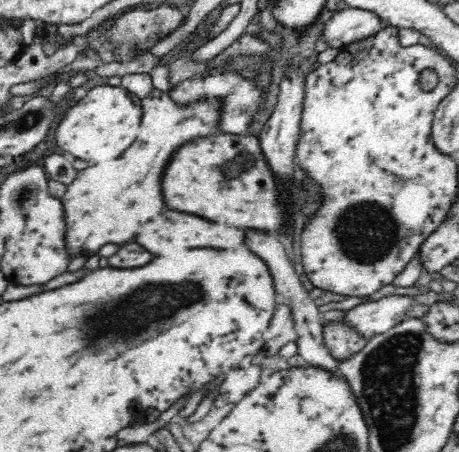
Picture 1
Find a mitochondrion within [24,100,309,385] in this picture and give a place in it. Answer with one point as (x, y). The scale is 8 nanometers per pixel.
(130, 316)

